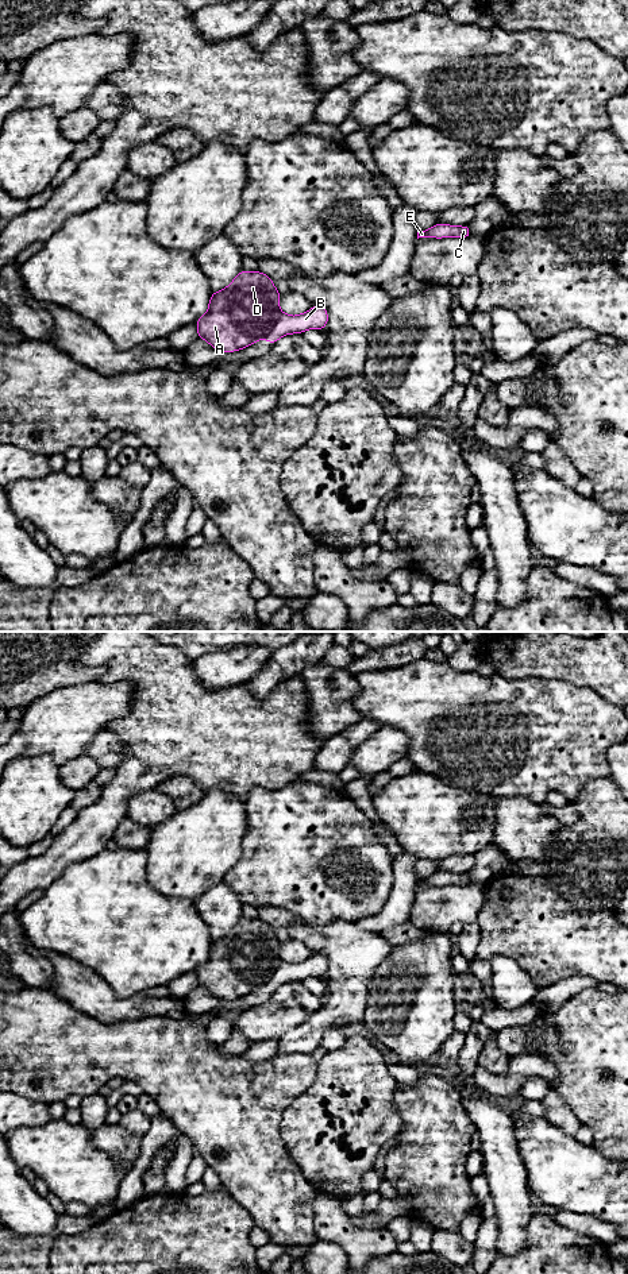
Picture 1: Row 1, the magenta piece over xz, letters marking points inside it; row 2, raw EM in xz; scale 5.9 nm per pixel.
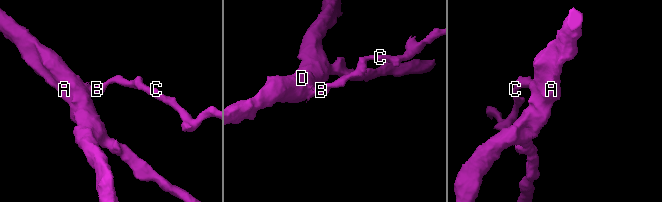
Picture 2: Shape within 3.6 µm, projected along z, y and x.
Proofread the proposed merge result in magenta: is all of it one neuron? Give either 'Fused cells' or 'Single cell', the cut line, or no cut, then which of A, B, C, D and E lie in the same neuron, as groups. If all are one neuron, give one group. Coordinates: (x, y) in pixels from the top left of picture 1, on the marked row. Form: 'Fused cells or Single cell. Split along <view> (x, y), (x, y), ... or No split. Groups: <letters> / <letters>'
Fused cells. Split along xz (282, 313), (262, 338). Groups: A D / B C E

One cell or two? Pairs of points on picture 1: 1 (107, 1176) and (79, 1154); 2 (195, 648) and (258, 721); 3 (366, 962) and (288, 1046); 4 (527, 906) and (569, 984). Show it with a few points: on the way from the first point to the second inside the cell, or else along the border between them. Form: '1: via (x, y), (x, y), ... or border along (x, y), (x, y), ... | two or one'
1: via (100, 1176), (85, 1161) | one
2: border along (165, 645), (180, 648), (193, 660) | two
3: via (347, 985), (347, 993), (311, 1030) | one
4: border along (597, 980), (589, 976), (567, 976), (539, 988) | two

